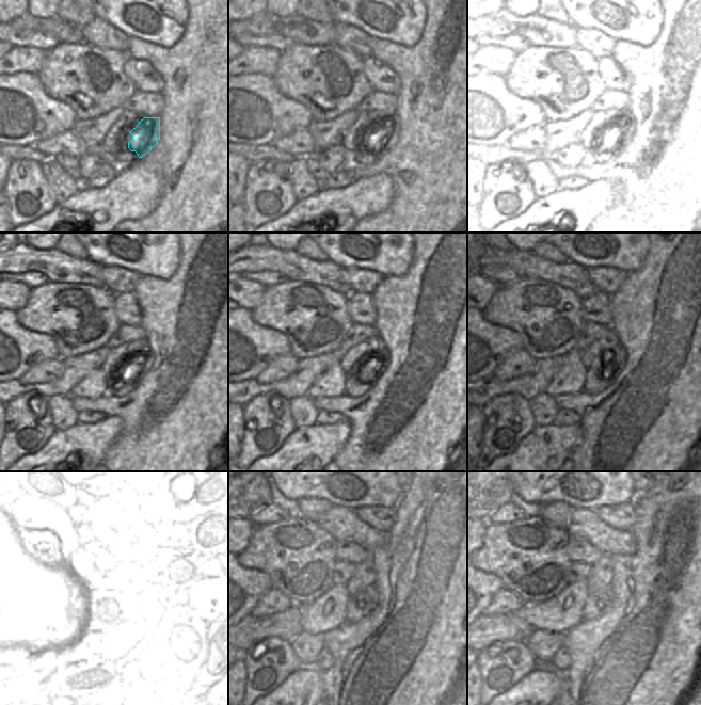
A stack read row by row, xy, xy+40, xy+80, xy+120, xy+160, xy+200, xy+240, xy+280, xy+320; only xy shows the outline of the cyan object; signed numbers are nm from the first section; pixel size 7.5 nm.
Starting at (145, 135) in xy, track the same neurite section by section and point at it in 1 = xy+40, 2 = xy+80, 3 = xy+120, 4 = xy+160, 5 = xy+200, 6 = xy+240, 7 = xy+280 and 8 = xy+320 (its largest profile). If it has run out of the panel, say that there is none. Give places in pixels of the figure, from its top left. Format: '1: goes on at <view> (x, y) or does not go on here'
1: goes on at xy+40 (391, 132)
2: goes on at xy+80 (607, 144)
3: goes on at xy+120 (117, 386)
4: goes on at xy+160 (359, 381)
5: goes on at xy+200 (600, 373)
6: goes on at xy+240 (126, 606)
7: goes on at xy+280 (360, 605)
8: goes on at xy+320 (599, 603)

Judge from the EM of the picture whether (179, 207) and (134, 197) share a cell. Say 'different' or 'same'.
different

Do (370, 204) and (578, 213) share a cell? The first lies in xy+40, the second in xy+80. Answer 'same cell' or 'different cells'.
same cell

